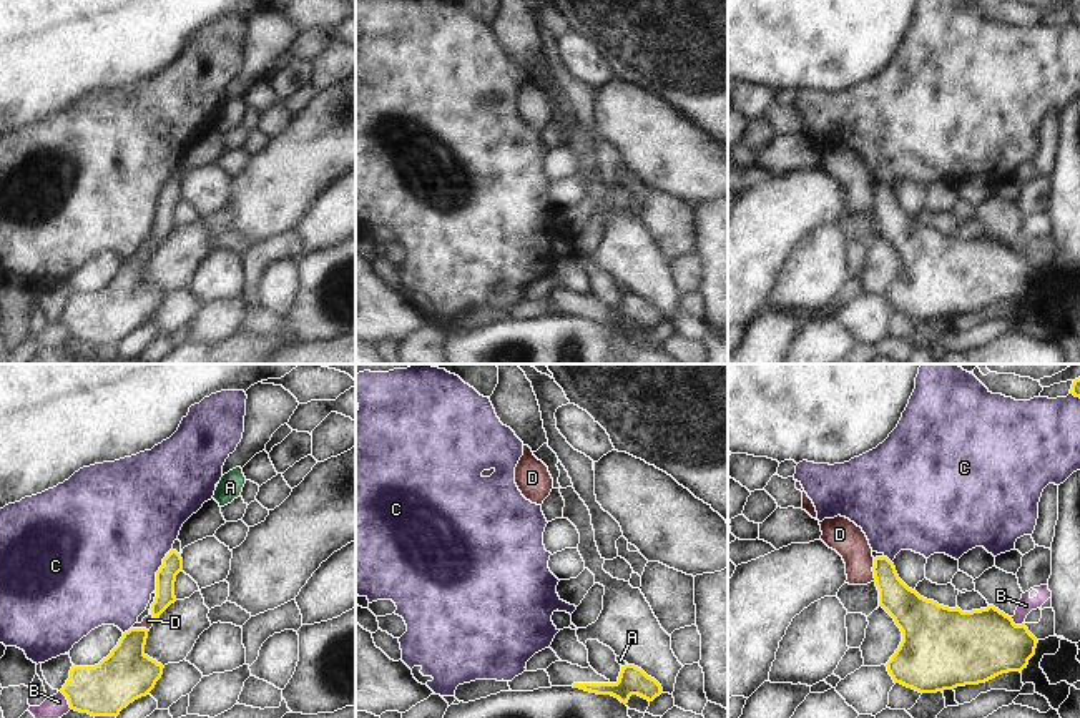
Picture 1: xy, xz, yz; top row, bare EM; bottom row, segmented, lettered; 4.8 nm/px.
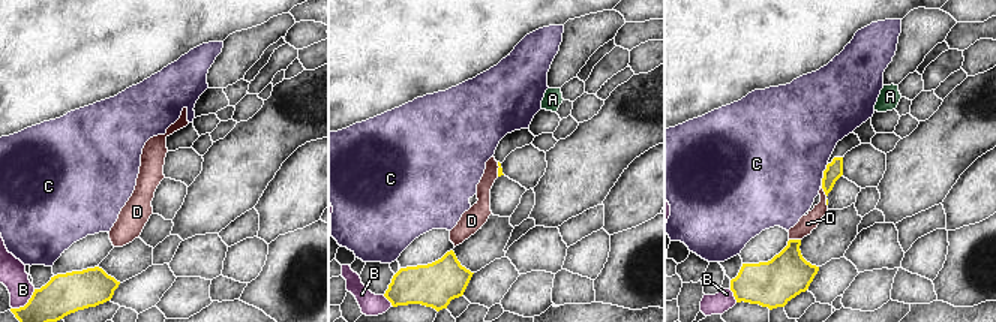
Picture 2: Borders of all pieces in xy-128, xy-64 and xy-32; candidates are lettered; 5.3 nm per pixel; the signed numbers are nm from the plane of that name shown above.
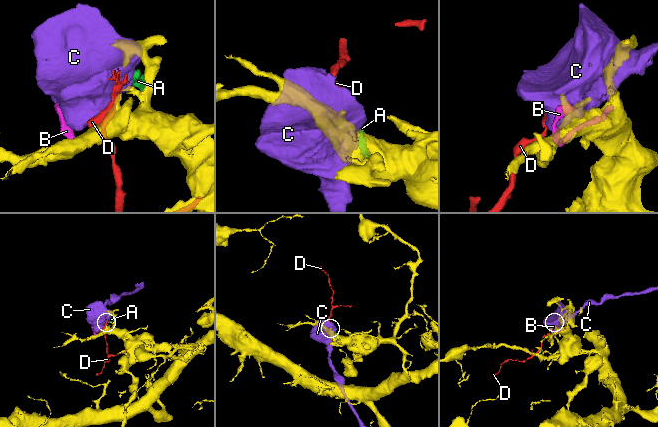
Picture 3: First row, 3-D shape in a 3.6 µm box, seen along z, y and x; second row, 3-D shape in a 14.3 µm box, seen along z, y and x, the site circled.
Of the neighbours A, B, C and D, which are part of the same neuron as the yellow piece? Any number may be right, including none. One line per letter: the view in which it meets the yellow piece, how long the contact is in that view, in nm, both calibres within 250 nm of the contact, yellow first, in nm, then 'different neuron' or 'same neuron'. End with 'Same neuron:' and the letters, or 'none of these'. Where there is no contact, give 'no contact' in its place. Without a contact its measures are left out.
A: contact in xz; length 40 nm; calibres 140 and 40 nm; different neuron
B: contact in xy; length 110 nm; calibres 260 and 110 nm; different neuron
C: contact in xy; length 190 nm; calibres 100 and 500 nm; different neuron
D: contact in yz; length 110 nm; calibres 170 and 160 nm; different neuron
Same neuron: none of these

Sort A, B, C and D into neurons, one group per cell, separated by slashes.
A / B / C / D

